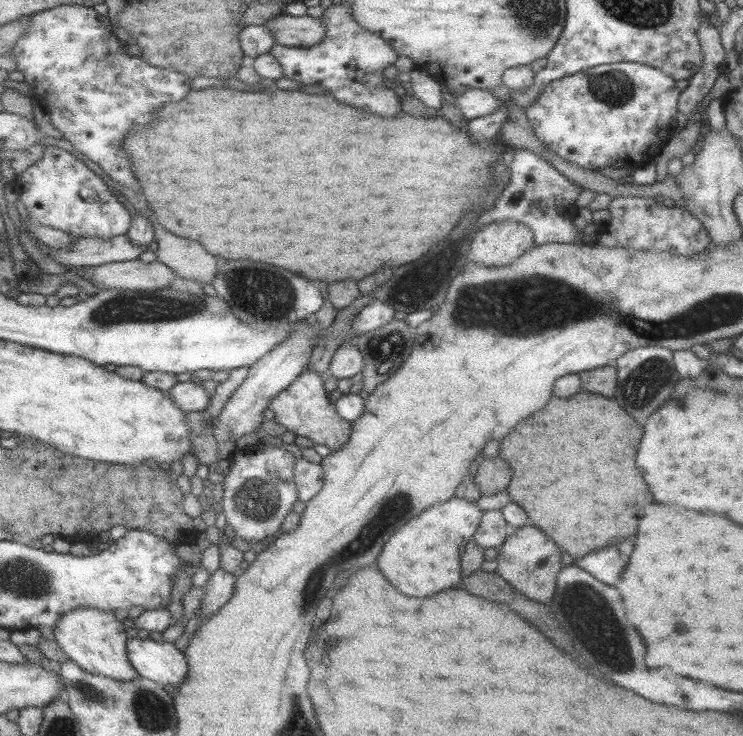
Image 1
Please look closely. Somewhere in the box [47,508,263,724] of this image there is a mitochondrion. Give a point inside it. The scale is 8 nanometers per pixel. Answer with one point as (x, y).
(88, 692)

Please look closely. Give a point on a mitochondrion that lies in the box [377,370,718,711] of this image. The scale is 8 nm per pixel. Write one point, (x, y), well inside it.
(610, 640)

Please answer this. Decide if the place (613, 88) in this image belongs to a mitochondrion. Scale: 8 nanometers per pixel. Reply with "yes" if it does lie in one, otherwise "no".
yes

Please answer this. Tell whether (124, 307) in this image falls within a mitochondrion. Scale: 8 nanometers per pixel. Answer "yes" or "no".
yes

